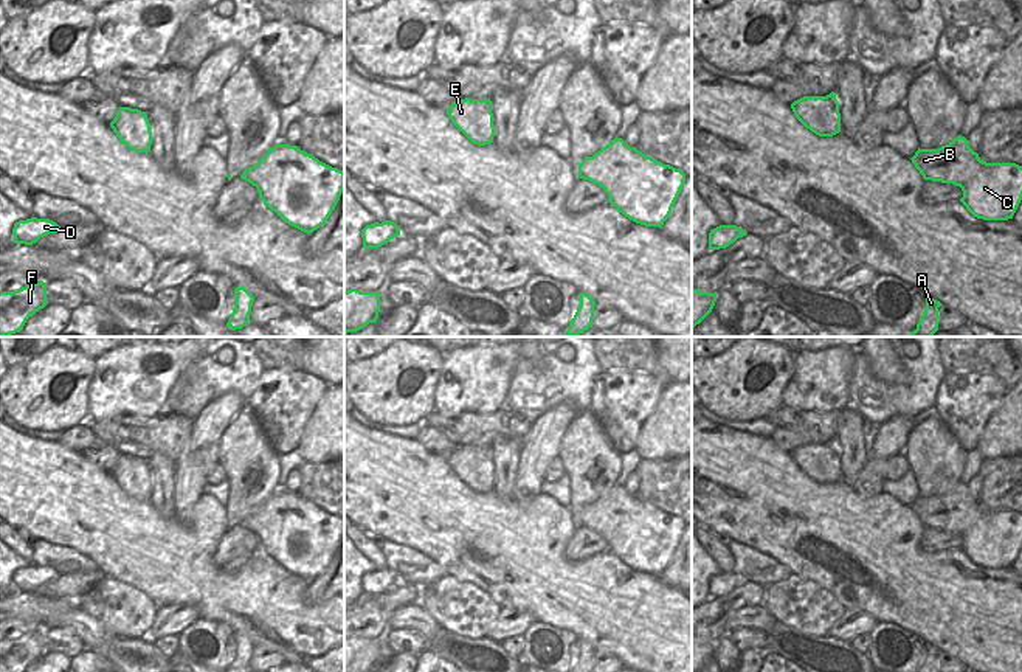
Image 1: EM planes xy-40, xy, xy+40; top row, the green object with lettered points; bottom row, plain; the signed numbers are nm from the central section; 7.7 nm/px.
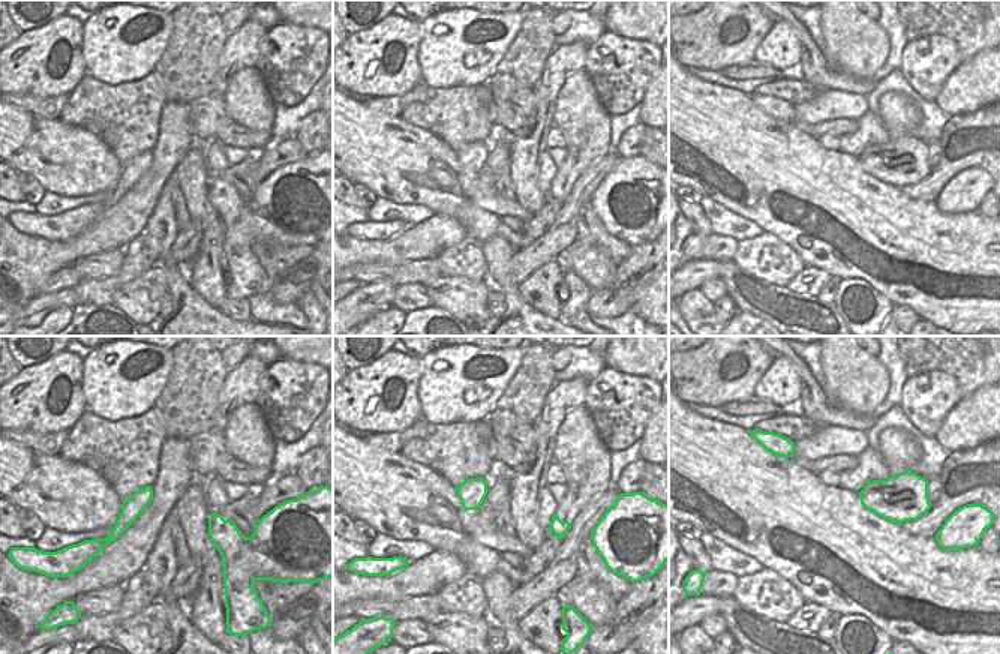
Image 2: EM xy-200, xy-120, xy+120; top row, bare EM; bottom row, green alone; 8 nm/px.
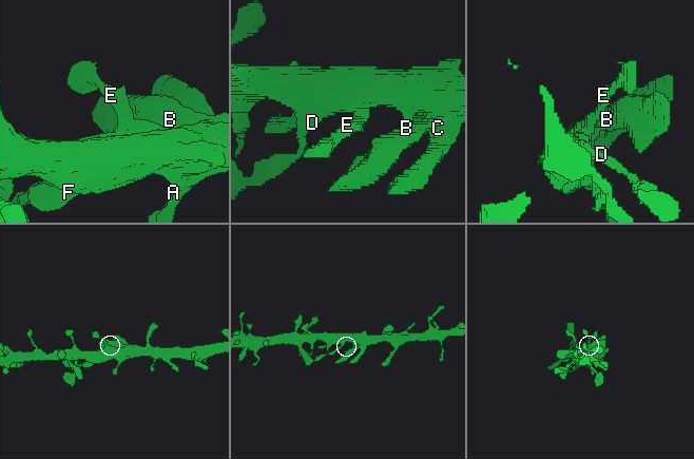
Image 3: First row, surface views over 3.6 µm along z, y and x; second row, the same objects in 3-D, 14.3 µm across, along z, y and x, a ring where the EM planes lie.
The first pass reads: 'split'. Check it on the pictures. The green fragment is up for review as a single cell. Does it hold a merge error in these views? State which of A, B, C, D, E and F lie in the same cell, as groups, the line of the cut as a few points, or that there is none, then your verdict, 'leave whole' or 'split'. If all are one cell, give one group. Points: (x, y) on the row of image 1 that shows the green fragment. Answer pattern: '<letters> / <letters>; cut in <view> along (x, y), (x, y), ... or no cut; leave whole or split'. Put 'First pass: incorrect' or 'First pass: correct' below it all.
A B C D E F; no cut; leave whole
First pass: incorrect

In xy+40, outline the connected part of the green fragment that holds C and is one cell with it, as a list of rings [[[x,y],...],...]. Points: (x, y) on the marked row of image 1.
[[[958,135],[938,149],[920,149],[910,158],[924,180],[960,186],[960,202],[977,219],[1013,219],[1022,200],[1022,166],[986,163]]]

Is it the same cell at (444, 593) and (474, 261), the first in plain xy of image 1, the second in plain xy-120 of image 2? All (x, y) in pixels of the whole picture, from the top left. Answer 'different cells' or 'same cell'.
same cell

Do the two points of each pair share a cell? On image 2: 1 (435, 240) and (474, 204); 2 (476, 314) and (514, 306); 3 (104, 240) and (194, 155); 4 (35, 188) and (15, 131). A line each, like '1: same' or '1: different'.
1: different
2: different
3: different
4: different

